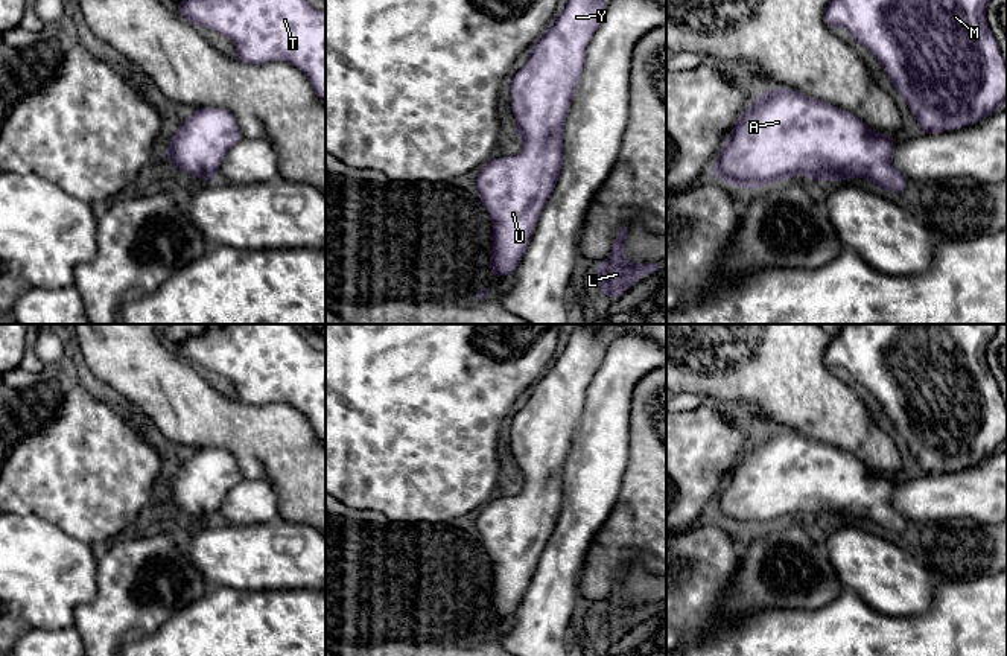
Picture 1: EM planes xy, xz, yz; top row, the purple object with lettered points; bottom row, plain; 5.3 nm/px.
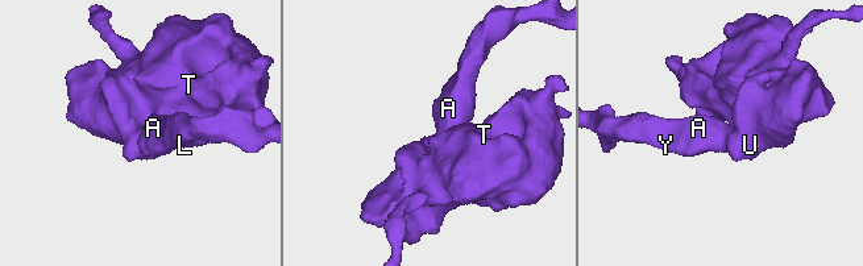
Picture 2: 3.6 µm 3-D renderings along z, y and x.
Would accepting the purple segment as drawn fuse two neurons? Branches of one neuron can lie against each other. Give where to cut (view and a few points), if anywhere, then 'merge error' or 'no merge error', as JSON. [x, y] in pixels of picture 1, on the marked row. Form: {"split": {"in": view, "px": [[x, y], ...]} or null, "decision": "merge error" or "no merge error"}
{"split": null, "decision": "no merge error"}

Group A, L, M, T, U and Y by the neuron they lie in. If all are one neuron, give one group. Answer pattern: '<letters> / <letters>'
A L M T U Y

